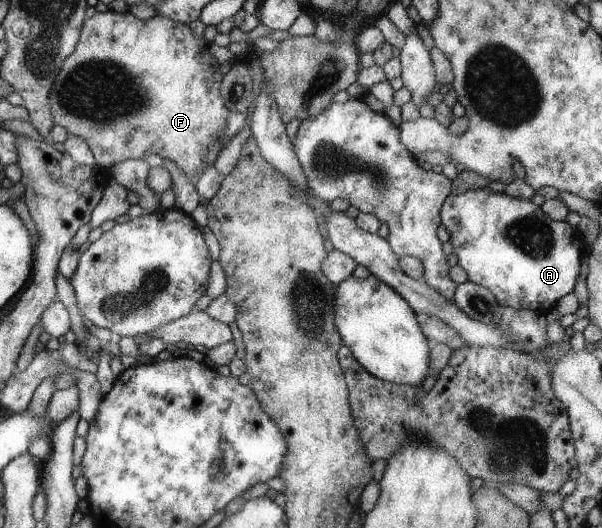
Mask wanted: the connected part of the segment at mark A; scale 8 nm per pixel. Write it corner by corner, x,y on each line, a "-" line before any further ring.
489,187
451,192
443,203
441,220
449,233
458,265
467,272
469,281
490,289
501,308
533,310
545,315
564,295
574,292
586,248
582,237
567,221
551,220
546,211
531,199
512,197
505,192
497,193

